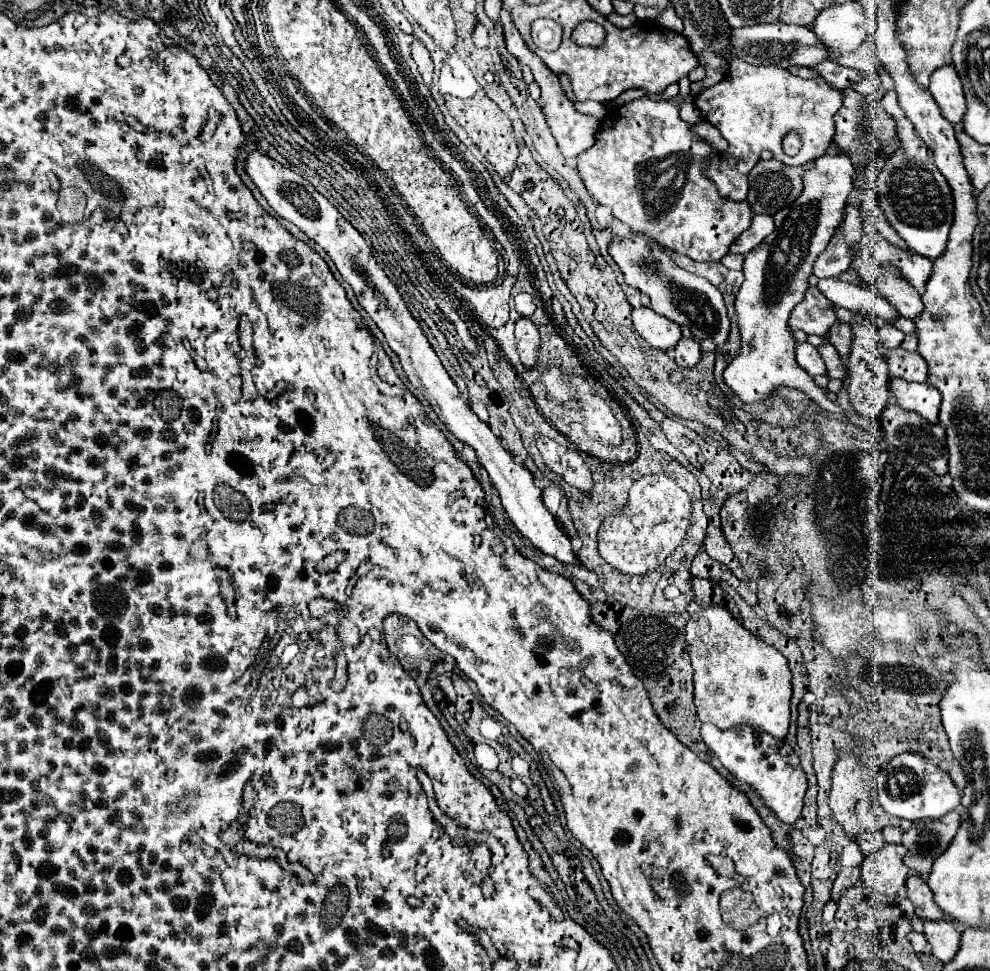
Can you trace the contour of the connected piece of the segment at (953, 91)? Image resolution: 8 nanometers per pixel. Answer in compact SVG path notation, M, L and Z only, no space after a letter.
M946 64L946 68L934 70L934 74L930 76L928 90L938 102L942 116L946 120L950 120L952 124L962 120L962 114L966 112L966 98L962 92L962 82L952 64Z

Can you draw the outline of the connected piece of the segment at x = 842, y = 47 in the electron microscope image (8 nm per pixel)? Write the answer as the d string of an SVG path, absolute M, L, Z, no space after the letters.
M858 2L836 4L822 10L812 24L814 34L834 54L846 54L856 50L864 38L870 36L870 20Z

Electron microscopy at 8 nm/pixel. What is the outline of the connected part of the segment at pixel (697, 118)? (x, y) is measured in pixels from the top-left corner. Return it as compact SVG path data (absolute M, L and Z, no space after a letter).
M692 100L682 104L682 108L680 108L680 118L682 118L684 122L688 122L688 124L698 124L698 122L702 122L702 116L700 116L700 112L696 110L696 106L694 106Z

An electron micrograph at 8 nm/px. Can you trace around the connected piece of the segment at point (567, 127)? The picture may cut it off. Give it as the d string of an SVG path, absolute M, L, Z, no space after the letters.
M504 8L500 10L500 24L502 24L502 28L504 28L508 52L510 52L520 64L526 64L526 66L532 68L534 78L536 78L536 82L538 82L540 88L542 88L542 104L544 104L546 124L548 124L548 128L552 130L552 134L554 134L554 138L556 138L556 142L558 142L558 146L560 146L560 150L562 150L562 154L564 154L564 158L576 158L576 156L580 156L580 154L586 152L586 150L594 144L594 140L596 140L596 130L598 130L598 126L600 126L600 124L598 124L598 118L588 116L588 114L580 114L580 112L574 108L574 104L566 98L564 88L562 88L560 80L558 80L558 76L554 76L554 72L550 72L550 70L544 66L544 62L542 62L534 52L530 52L530 48L528 48L526 42L522 40L520 32L516 30L516 26L510 22L510 12L506 12Z

